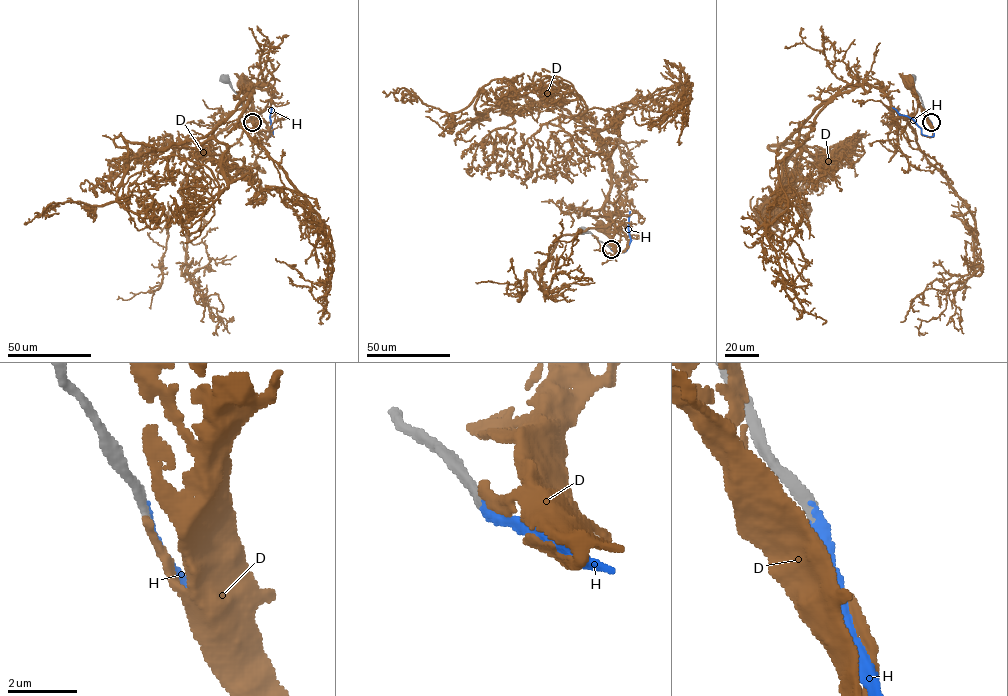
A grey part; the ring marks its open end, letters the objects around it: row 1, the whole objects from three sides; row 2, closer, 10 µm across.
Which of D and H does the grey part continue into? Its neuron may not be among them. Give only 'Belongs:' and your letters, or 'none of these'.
Belongs: H

